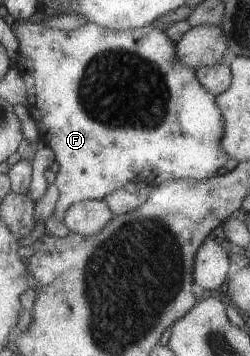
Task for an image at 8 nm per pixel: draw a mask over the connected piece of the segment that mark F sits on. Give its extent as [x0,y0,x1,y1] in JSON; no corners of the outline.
[16,22,231,220]

